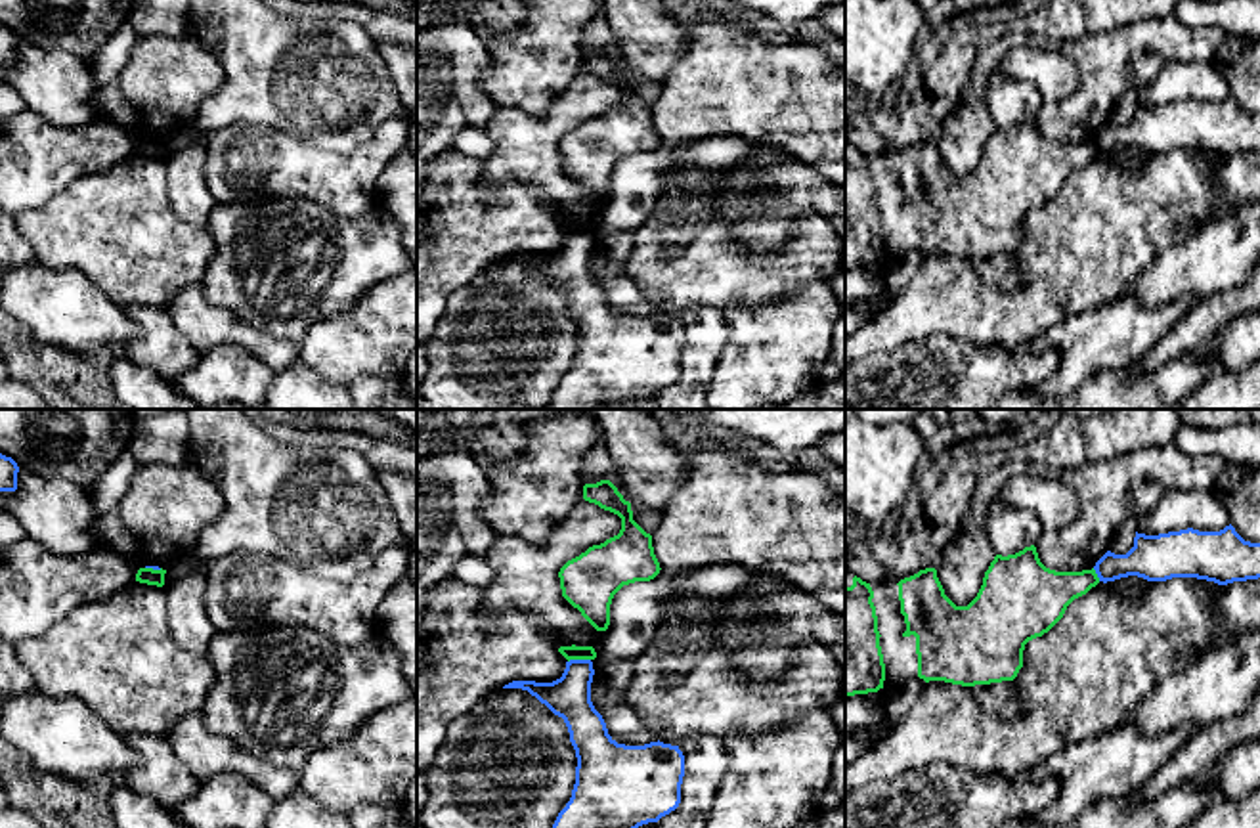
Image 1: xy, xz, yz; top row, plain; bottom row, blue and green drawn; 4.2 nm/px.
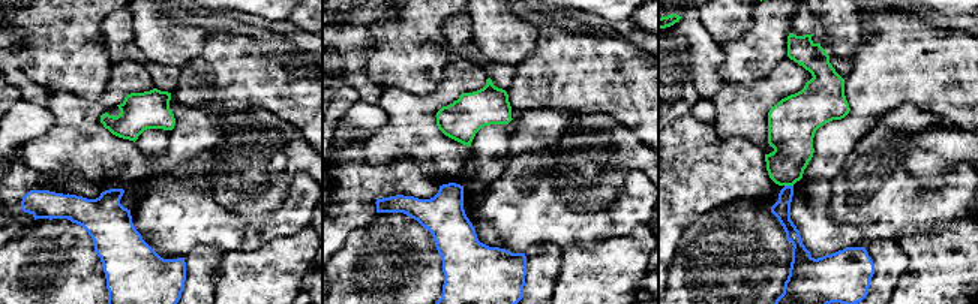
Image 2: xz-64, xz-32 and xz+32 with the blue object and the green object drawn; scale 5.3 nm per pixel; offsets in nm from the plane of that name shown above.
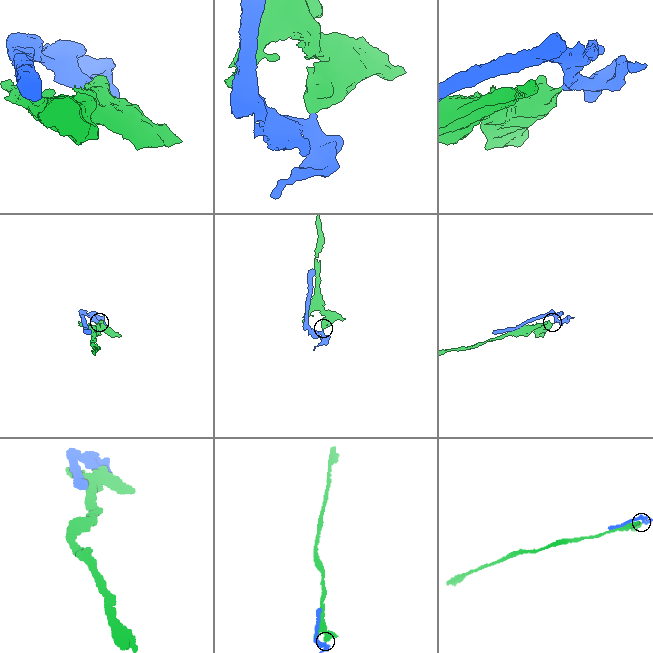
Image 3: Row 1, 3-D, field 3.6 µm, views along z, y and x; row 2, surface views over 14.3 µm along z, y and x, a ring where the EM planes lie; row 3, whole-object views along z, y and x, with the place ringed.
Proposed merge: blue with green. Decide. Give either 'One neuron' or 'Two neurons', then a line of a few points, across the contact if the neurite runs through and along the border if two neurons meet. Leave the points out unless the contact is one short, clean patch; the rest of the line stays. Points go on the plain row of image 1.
Two neurons. Line: xz (589, 230), (572, 230), (568, 234)

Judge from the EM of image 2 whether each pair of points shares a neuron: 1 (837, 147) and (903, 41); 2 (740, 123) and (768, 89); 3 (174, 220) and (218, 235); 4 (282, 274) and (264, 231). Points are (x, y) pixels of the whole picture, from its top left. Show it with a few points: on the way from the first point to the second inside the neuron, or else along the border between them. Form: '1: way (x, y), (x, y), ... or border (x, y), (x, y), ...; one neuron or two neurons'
1: way (858, 120), (864, 114), (870, 92), (891, 68); one neuron
2: way (747, 114), (762, 98); one neuron
3: way (185, 220), (201, 220), (207, 225); one neuron
4: border (300, 228), (254, 249), (233, 249); two neurons

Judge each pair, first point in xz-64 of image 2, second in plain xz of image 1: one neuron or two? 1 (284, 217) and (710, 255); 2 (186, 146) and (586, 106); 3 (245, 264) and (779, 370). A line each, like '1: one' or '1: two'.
1: one
2: one
3: one

